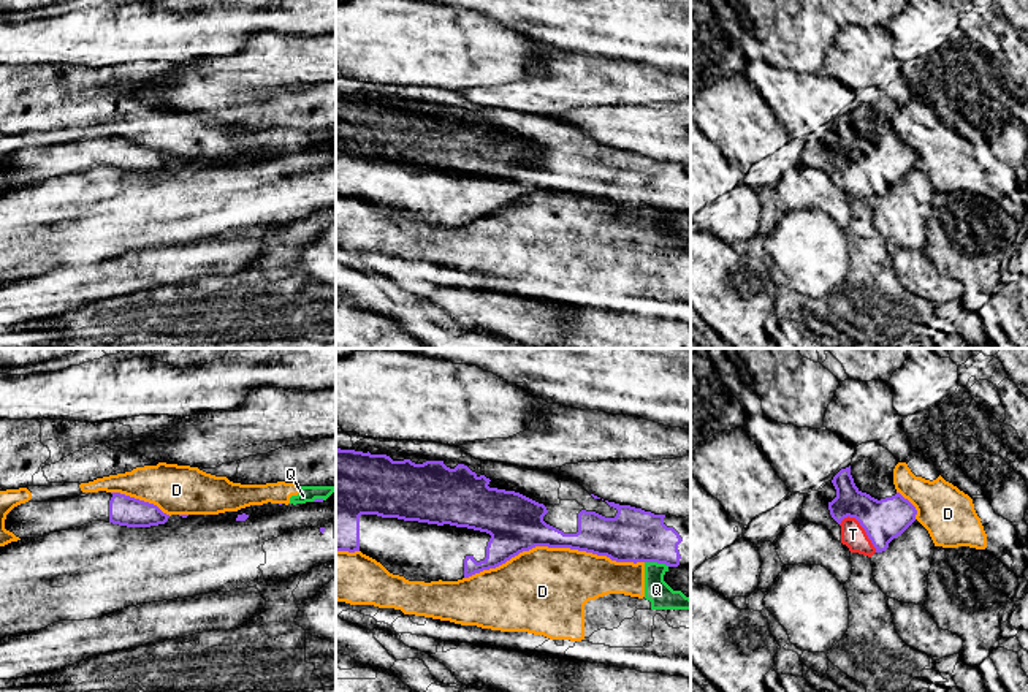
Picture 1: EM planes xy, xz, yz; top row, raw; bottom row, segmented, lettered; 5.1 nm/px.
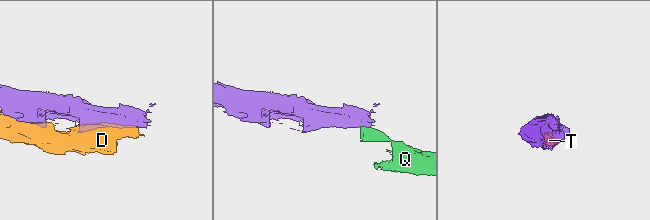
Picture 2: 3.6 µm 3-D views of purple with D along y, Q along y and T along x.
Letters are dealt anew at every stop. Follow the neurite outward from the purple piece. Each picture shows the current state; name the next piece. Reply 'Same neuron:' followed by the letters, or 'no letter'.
Same neuron: T

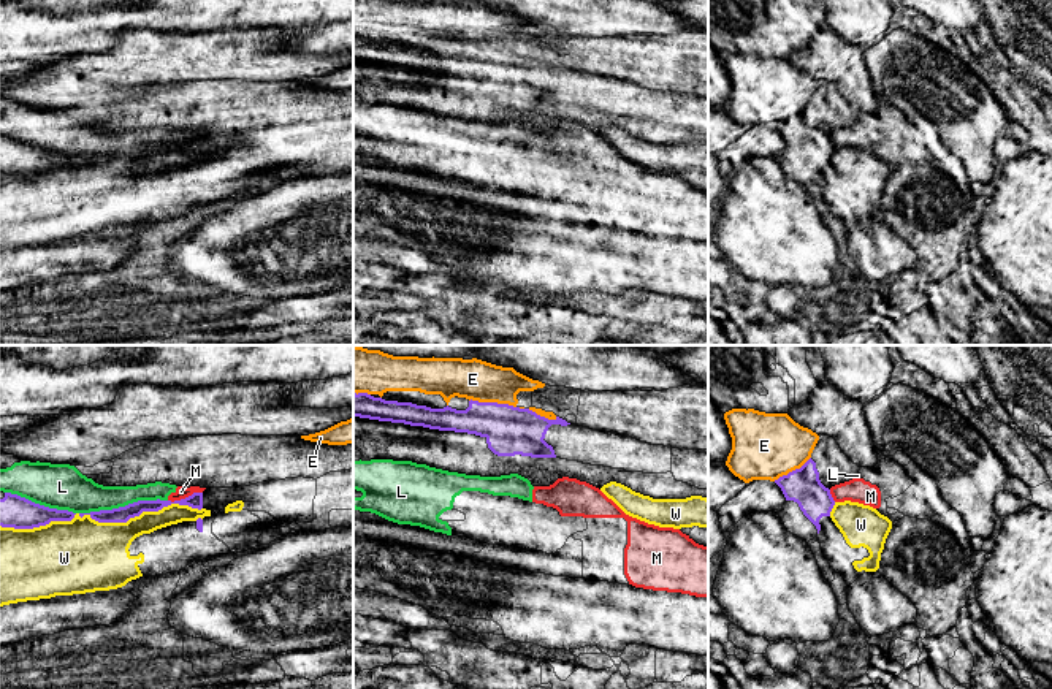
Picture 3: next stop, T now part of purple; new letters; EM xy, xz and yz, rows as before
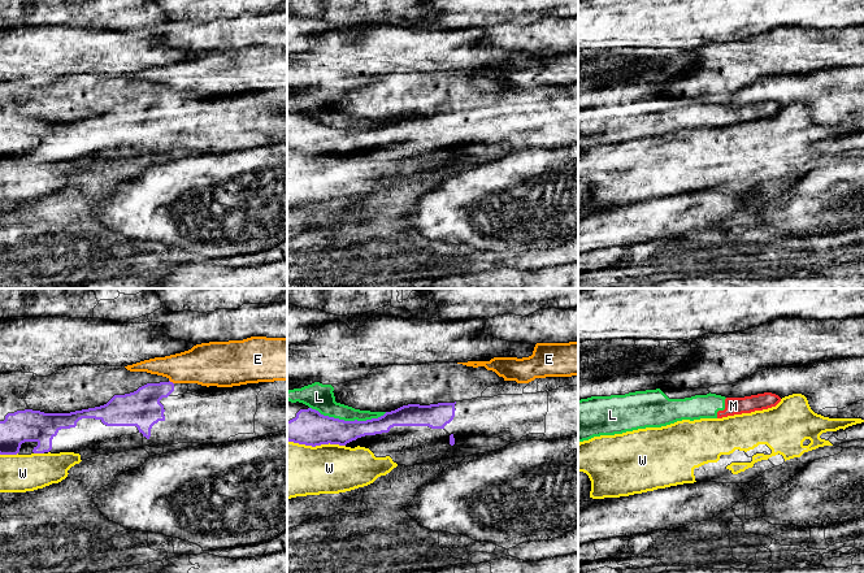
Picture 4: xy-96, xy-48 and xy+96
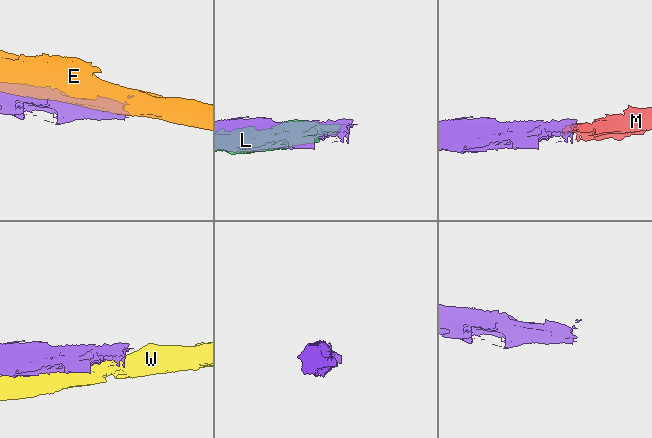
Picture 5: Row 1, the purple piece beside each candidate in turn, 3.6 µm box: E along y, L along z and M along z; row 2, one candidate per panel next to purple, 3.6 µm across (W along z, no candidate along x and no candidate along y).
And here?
Same neuron: no letter

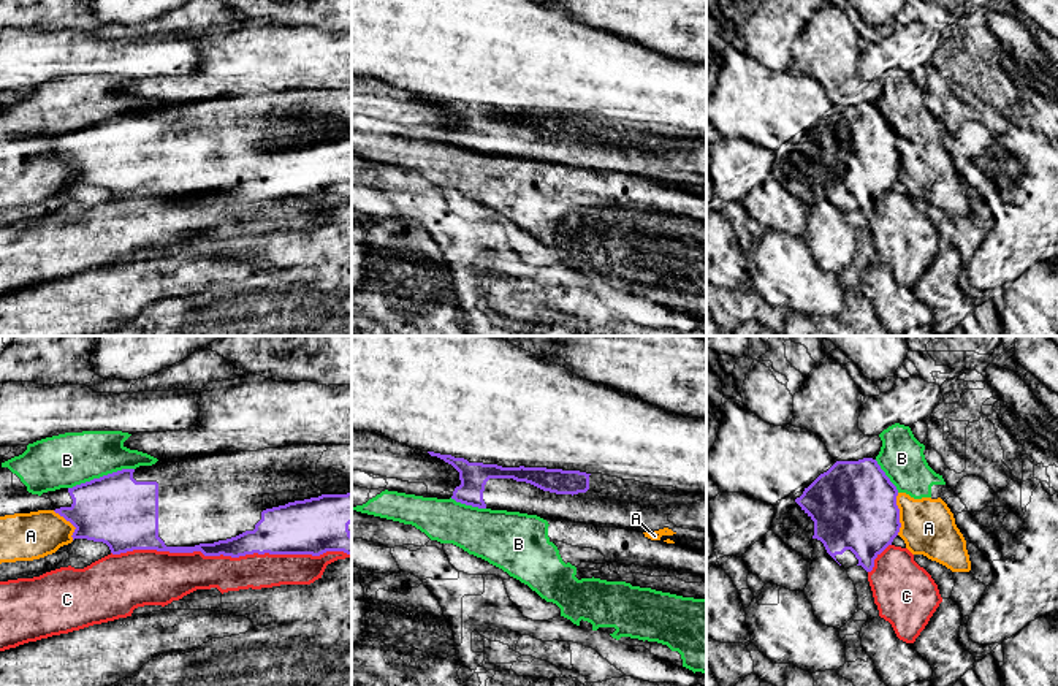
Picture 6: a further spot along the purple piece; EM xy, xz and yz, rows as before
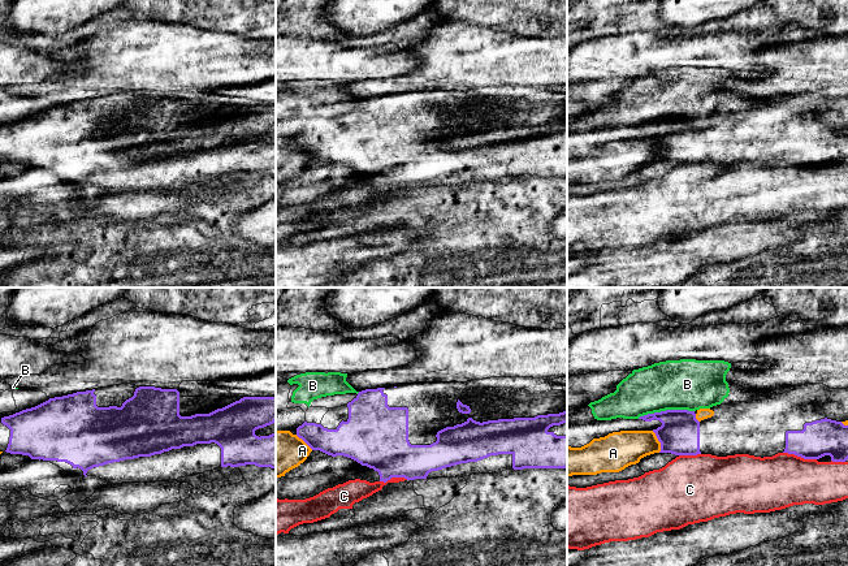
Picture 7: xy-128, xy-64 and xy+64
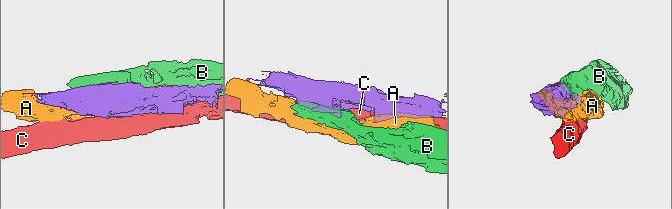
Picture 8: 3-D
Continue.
Same neuron: no letter

